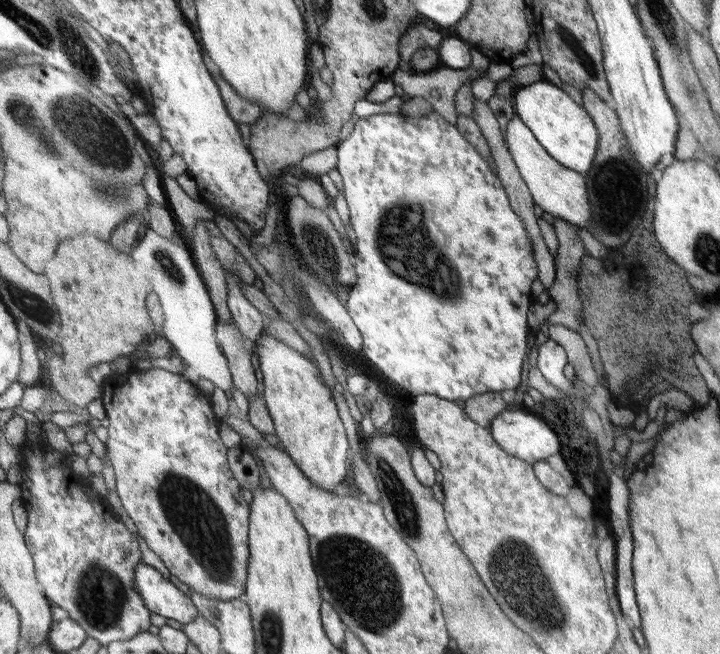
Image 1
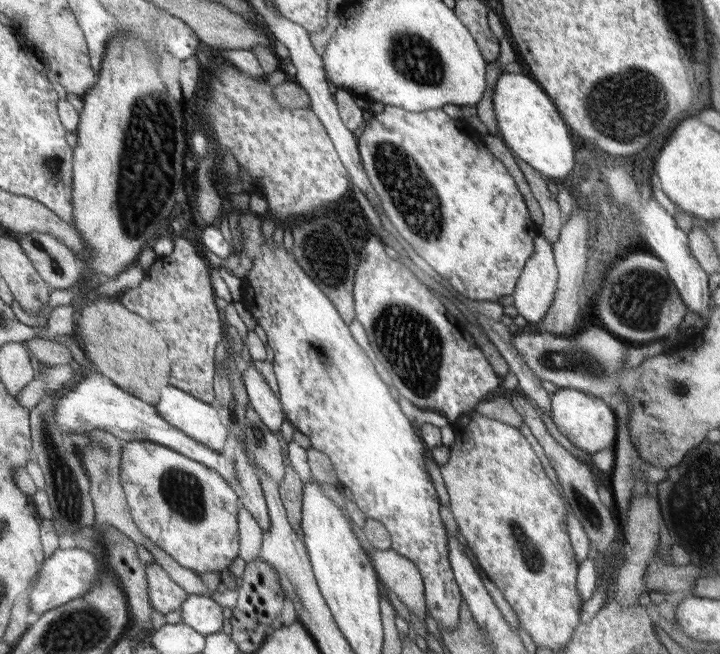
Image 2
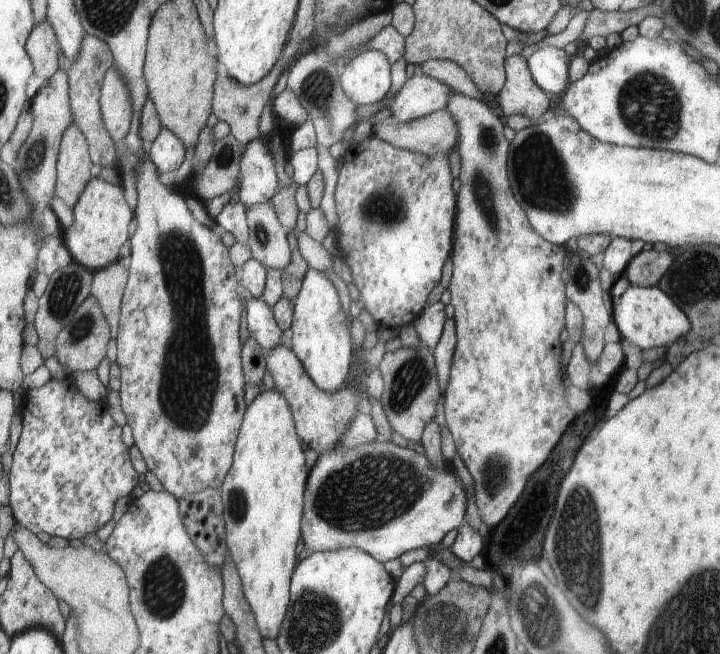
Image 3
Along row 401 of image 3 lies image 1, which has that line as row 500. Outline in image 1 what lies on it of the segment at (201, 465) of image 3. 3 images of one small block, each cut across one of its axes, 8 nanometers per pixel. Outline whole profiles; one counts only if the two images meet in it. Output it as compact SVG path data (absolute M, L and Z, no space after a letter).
M156 367L145 370L140 369L139 372L127 372L127 376L111 372L101 385L100 400L109 422L106 428L107 440L104 442L104 445L108 452L107 457L109 462L111 462L111 468L113 468L115 477L114 490L117 492L117 496L120 498L120 502L129 518L133 521L139 536L145 541L147 548L157 554L171 576L175 576L177 580L186 584L196 594L215 601L237 599L237 596L241 596L243 590L245 590L245 572L248 572L247 514L249 514L249 508L243 502L243 498L239 498L241 494L237 490L237 482L231 476L230 468L227 468L228 460L225 460L225 446L221 444L219 434L217 434L217 425L221 424L221 421L215 420L209 402L199 394L198 388L193 388L191 384L187 384L183 377L177 376L177 373L169 374L169 372Z

